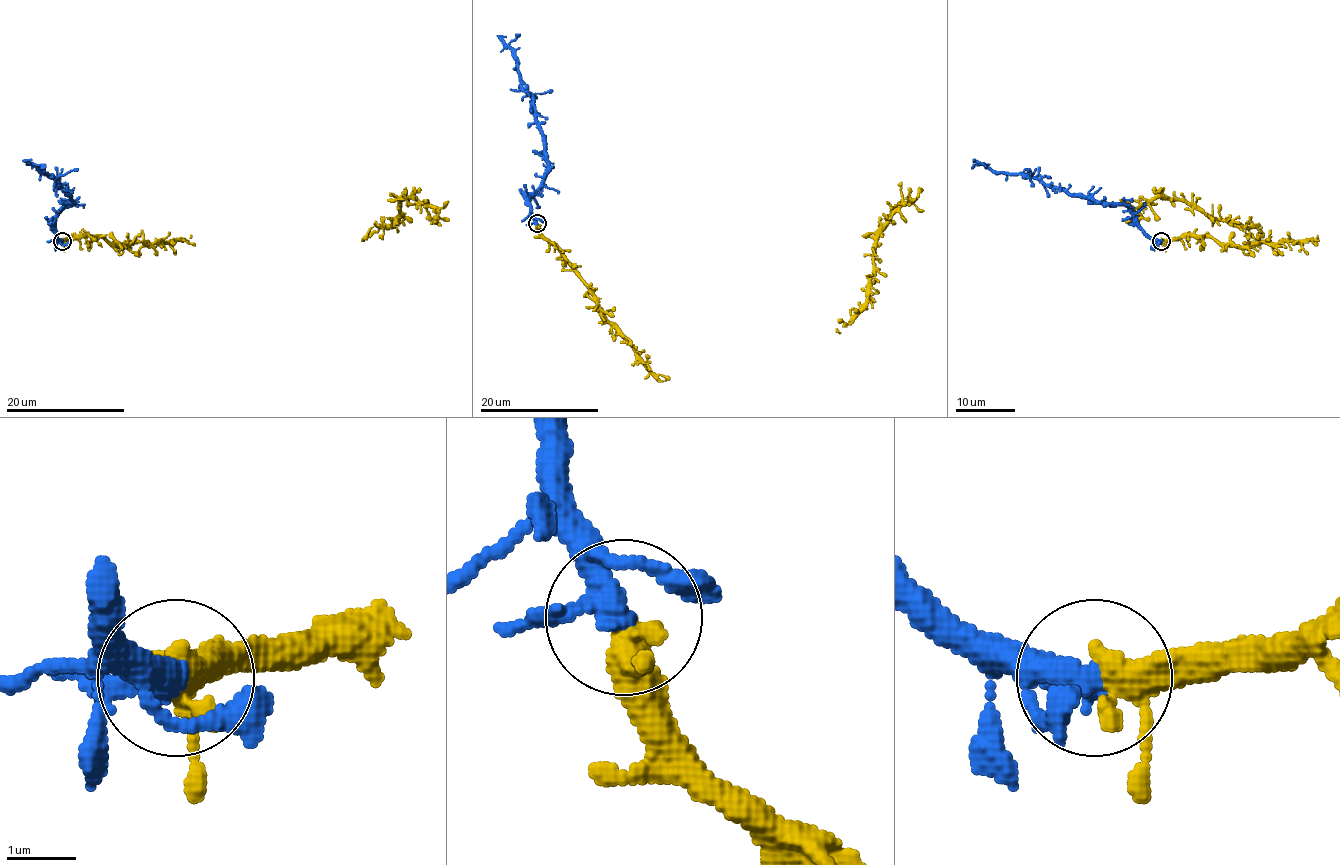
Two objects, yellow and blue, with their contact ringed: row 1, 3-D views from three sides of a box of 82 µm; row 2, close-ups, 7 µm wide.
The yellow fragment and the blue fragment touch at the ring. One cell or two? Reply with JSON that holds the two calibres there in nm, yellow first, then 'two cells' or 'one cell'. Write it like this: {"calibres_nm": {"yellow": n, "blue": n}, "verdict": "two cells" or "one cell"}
{"calibres_nm": {"yellow": 400, "blue": 280}, "verdict": "one cell"}

